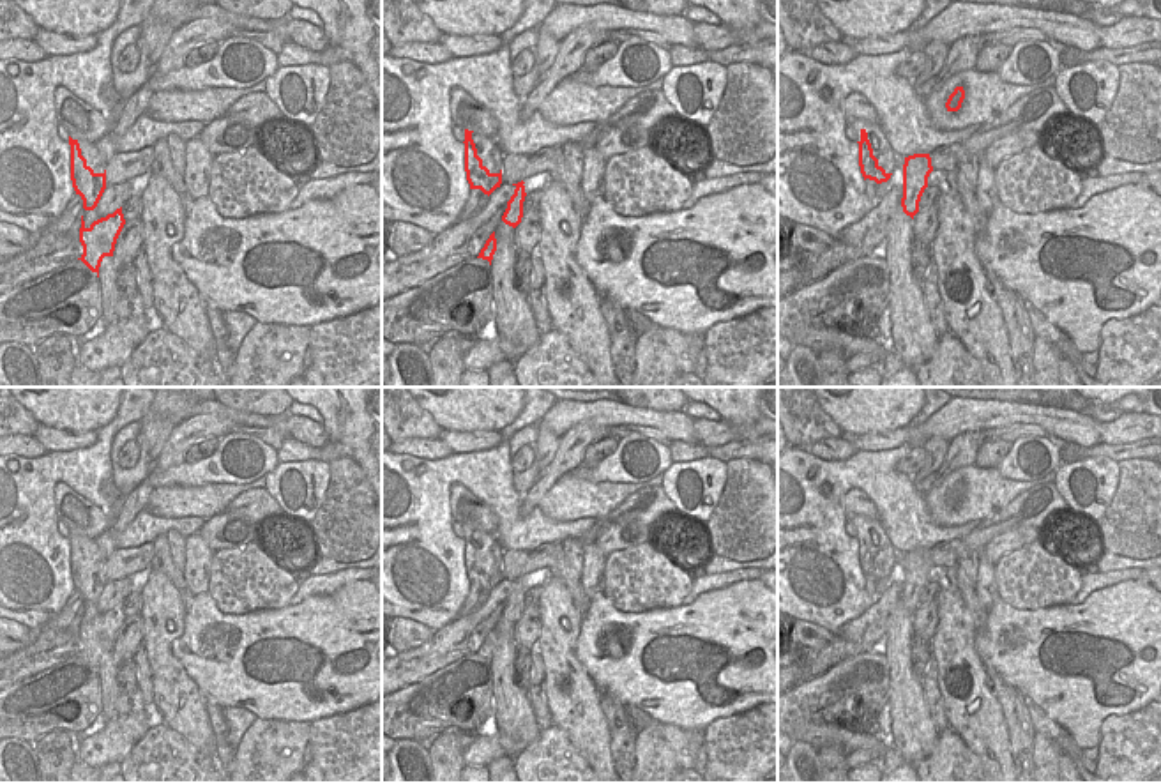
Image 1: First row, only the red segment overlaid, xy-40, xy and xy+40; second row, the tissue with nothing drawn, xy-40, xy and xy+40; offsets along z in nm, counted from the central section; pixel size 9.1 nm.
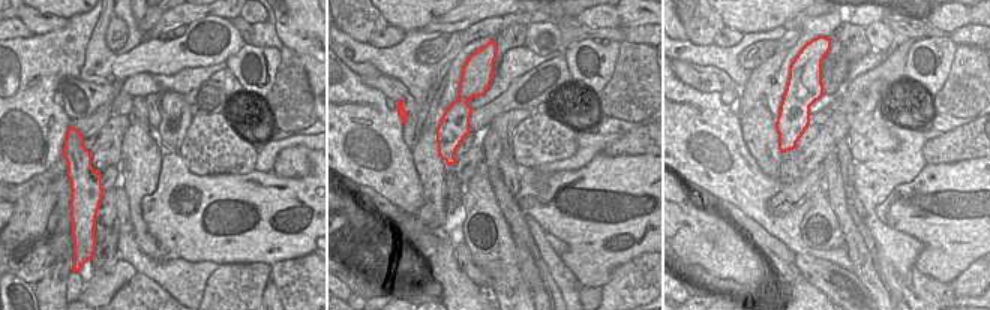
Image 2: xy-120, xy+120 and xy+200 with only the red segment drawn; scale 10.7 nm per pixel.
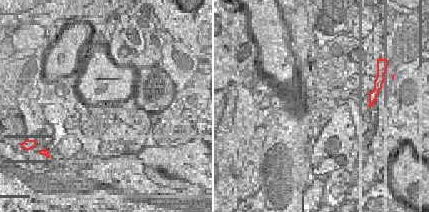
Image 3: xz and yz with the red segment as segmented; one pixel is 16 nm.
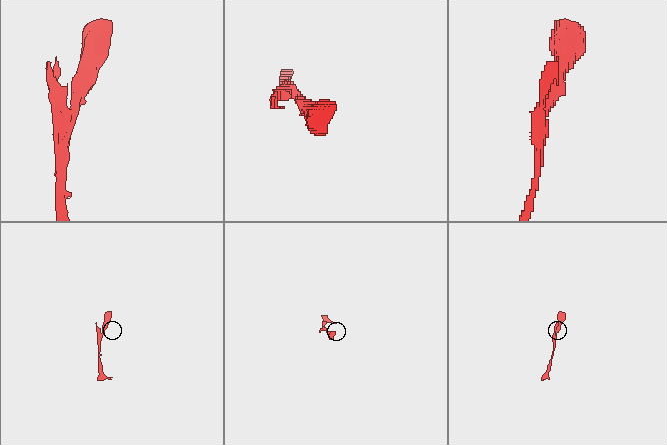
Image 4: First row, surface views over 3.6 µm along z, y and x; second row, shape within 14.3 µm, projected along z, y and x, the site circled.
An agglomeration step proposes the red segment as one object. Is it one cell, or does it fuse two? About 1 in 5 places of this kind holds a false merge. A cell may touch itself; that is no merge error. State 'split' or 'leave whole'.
leave whole

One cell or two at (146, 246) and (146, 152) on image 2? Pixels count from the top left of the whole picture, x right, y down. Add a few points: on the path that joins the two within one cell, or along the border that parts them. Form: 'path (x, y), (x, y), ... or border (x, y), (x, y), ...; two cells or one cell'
path (138, 222), (135, 216), (135, 189), (140, 175); one cell

